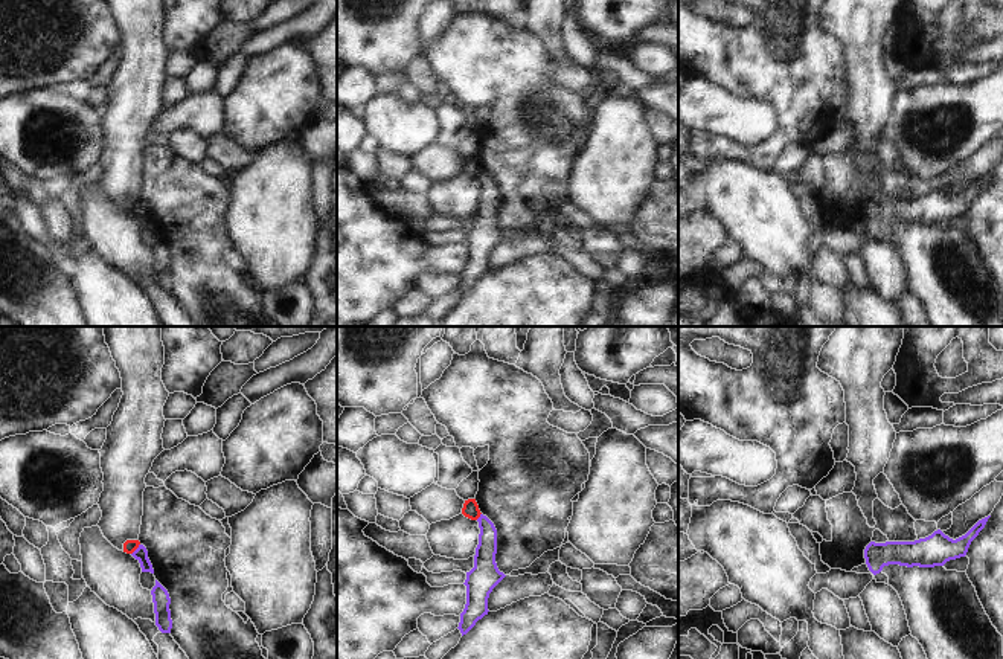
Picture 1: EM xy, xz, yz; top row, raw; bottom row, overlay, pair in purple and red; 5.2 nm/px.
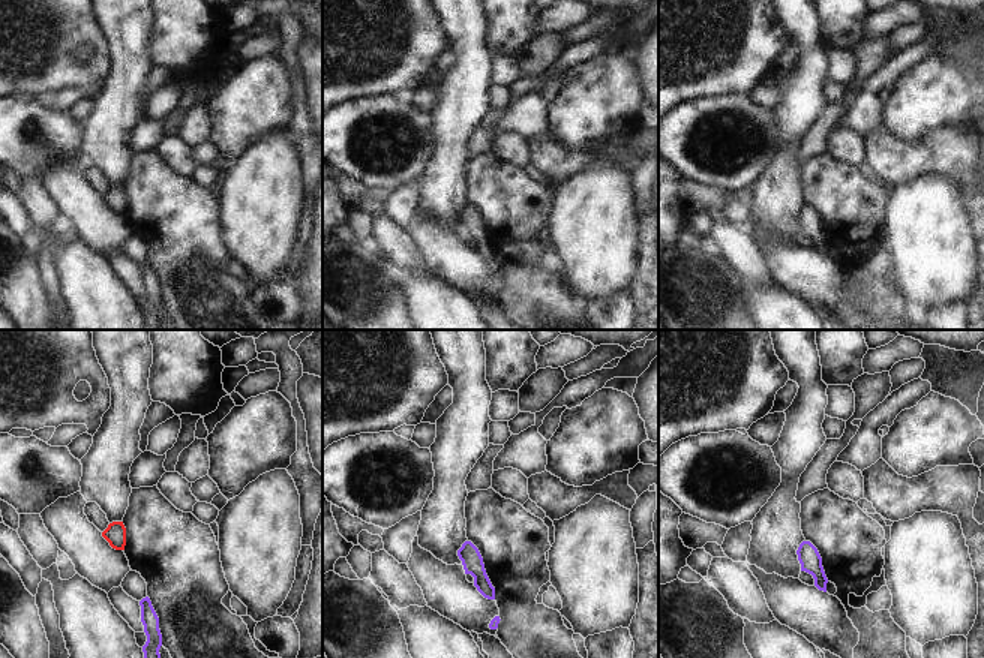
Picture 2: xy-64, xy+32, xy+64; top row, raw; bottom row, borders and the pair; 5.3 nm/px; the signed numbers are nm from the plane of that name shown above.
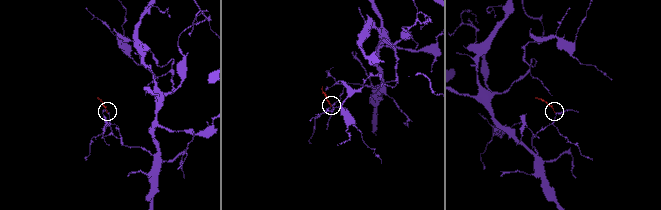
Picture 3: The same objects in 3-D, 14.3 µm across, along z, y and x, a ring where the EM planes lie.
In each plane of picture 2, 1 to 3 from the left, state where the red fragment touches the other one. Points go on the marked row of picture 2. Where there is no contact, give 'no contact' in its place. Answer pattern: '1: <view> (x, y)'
1: no contact
2: no contact
3: no contact

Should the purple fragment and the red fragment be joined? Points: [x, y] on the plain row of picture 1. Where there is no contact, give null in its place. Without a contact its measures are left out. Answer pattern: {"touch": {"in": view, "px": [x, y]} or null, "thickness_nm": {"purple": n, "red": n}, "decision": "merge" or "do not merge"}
{"touch": {"in": "xy", "px": [136, 208]}, "thickness_nm": {"purple": 70, "red": 70}, "decision": "do not merge"}

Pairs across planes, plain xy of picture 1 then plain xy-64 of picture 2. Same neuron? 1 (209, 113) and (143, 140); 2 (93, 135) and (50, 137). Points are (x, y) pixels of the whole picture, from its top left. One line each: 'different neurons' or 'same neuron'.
1: same neuron
2: same neuron

